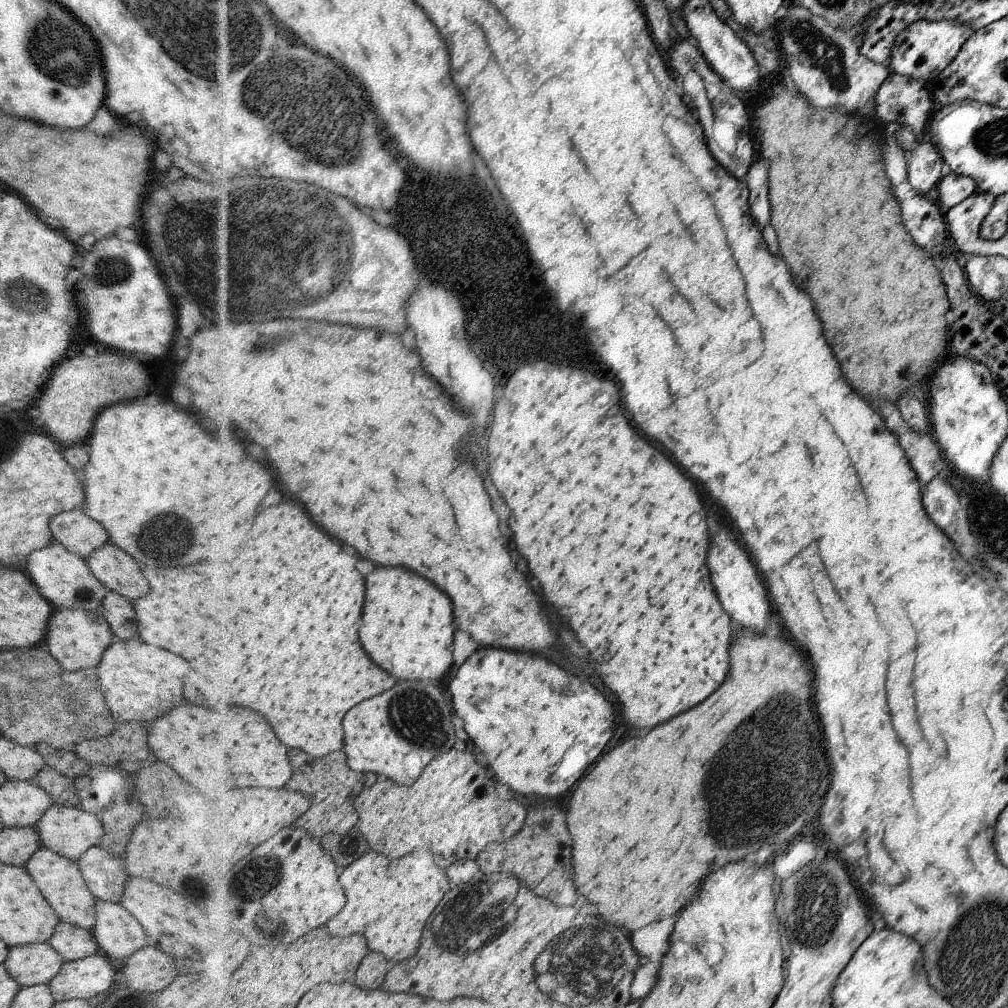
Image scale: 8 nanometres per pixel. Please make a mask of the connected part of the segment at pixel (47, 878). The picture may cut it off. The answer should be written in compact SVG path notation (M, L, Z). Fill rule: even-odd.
M40 847L32 854L25 866L32 880L42 892L42 896L48 900L48 904L54 908L62 923L70 923L74 926L93 930L96 924L96 901L95 896L88 890L86 882L80 872L78 861L66 858L46 848Z

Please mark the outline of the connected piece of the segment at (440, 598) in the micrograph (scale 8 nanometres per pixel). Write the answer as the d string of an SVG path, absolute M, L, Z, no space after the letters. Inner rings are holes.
M380 568L368 576L368 602L362 626L362 642L370 656L402 680L440 680L456 662L456 610L452 598L434 582L406 568Z

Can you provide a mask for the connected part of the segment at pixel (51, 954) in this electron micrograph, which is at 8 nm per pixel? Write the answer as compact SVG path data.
M34 943L9 949L5 966L22 987L49 983L65 960L48 943Z

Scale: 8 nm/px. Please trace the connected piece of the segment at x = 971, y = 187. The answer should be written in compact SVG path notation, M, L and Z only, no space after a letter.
M946 171L942 180L937 184L937 191L938 199L936 202L943 211L946 211L973 195L977 189L975 180L970 176Z

